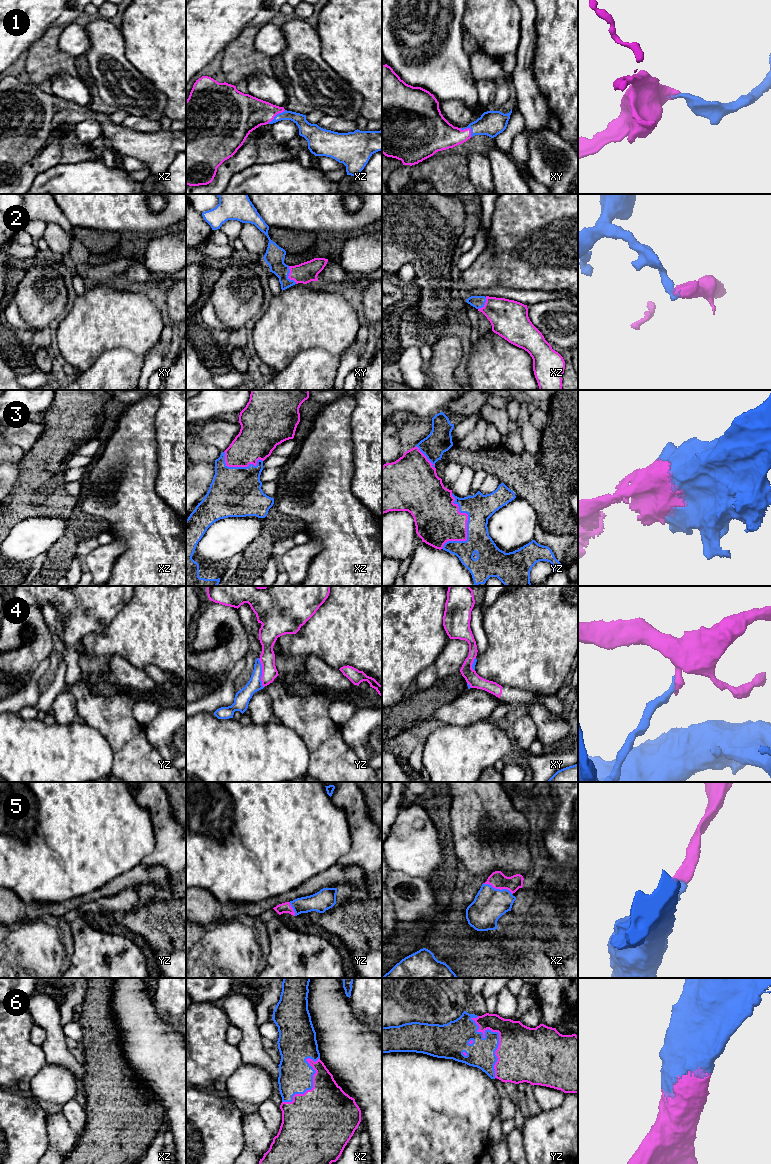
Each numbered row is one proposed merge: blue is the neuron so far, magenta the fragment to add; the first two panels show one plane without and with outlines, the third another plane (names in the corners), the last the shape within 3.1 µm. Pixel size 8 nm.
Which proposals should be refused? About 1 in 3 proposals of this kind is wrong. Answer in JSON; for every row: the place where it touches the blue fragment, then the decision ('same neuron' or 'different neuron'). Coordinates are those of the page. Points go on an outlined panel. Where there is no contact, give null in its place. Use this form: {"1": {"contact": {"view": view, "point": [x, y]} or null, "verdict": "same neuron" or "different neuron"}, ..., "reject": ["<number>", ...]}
{"1": {"contact": {"view": "xz", "point": [276, 115]}, "verdict": "same neuron"}, "2": {"contact": {"view": "xy", "point": [288, 275]}, "verdict": "same neuron"}, "3": {"contact": {"view": "yz", "point": [467, 527]}, "verdict": "same neuron"}, "4": {"contact": {"view": "yz", "point": [261, 673]}, "verdict": "different neuron"}, "5": {"contact": {"view": "xz", "point": [498, 889]}, "verdict": "same neuron"}, "6": {"contact": {"view": "yz", "point": [498, 1038]}, "verdict": "same neuron"}, "reject": ["4"]}

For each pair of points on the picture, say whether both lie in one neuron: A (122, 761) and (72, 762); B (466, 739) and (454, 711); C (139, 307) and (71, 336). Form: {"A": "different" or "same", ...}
{"A": "different", "B": "different", "C": "same"}

